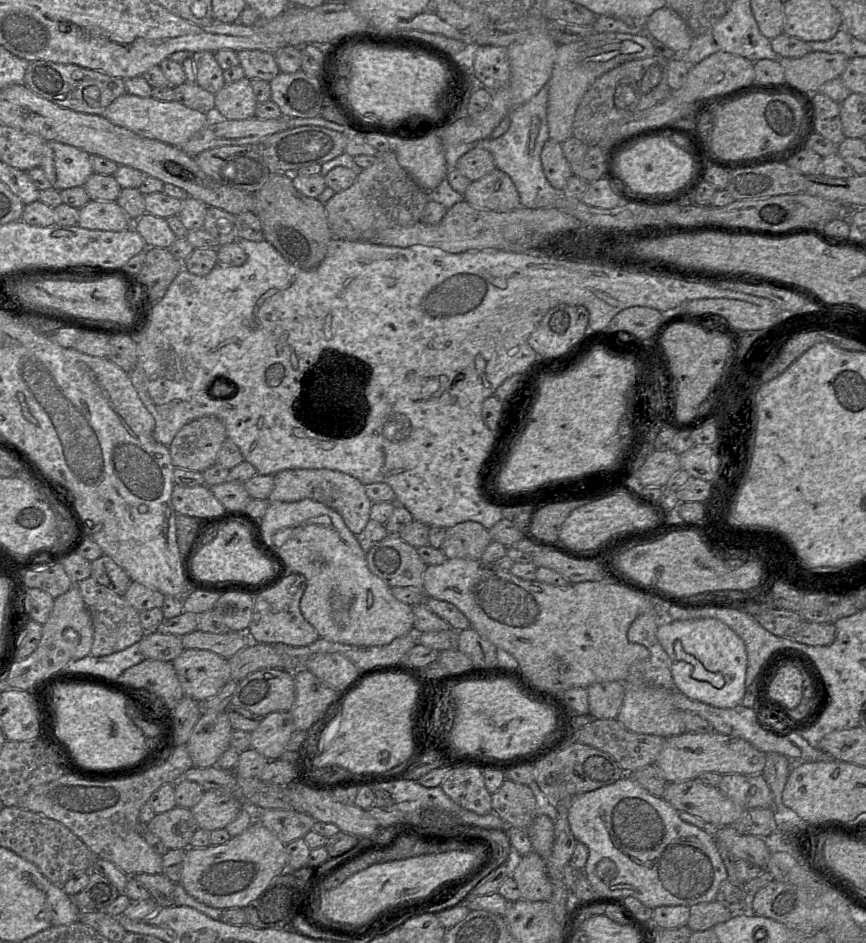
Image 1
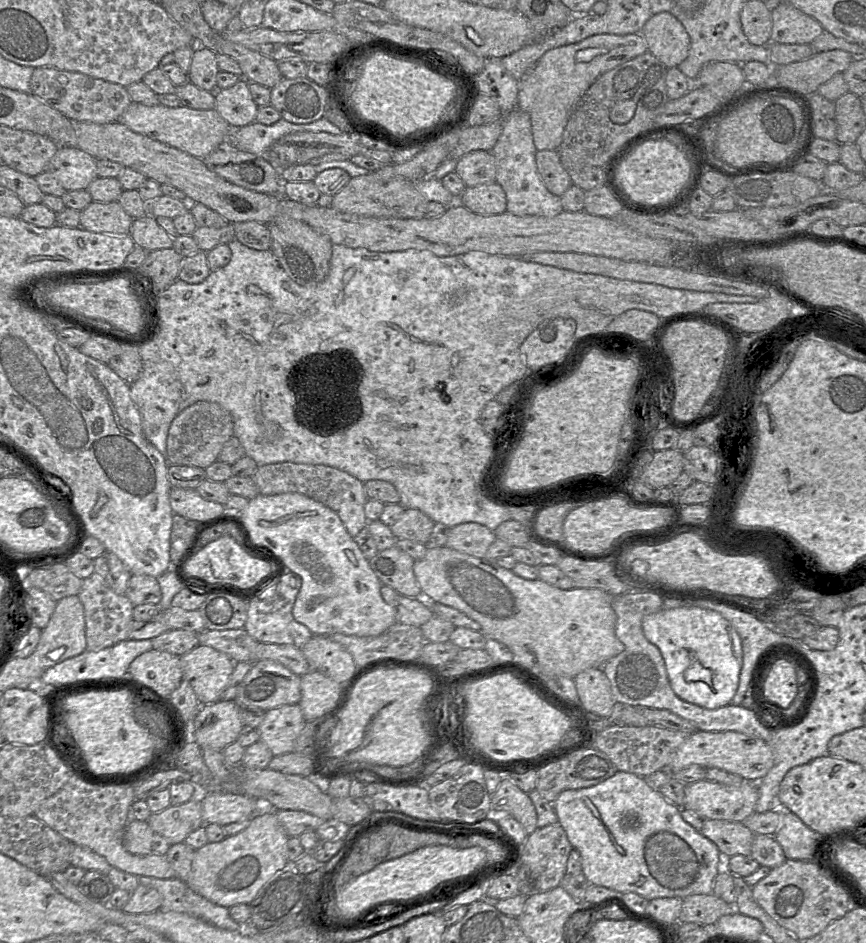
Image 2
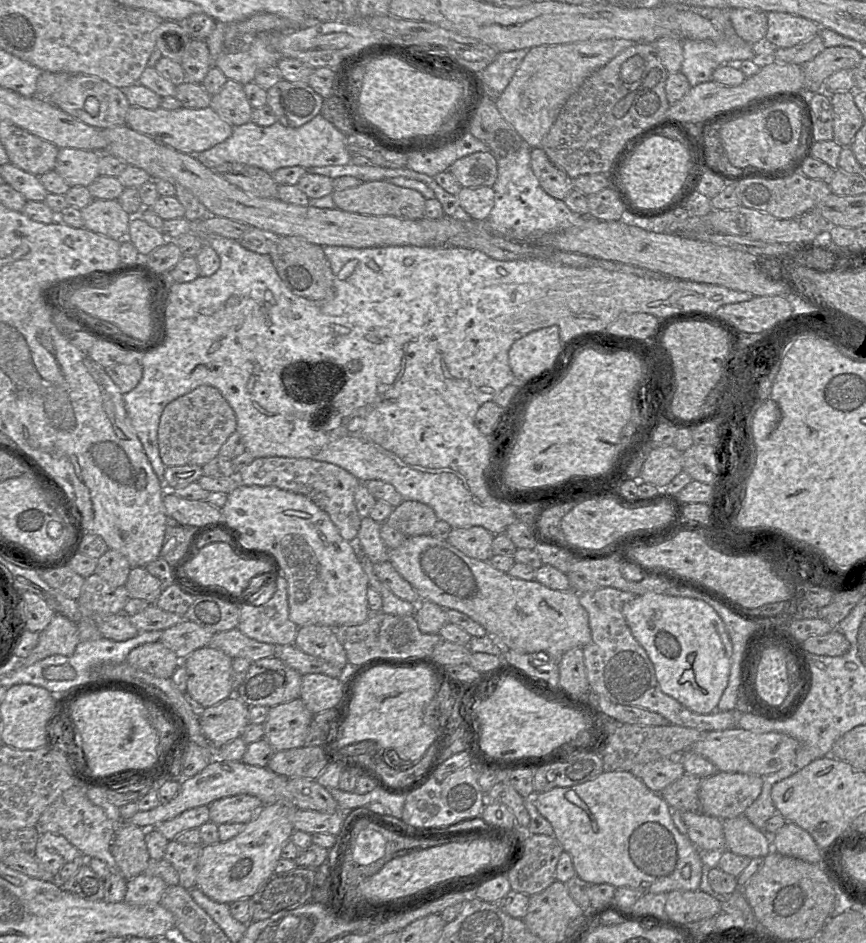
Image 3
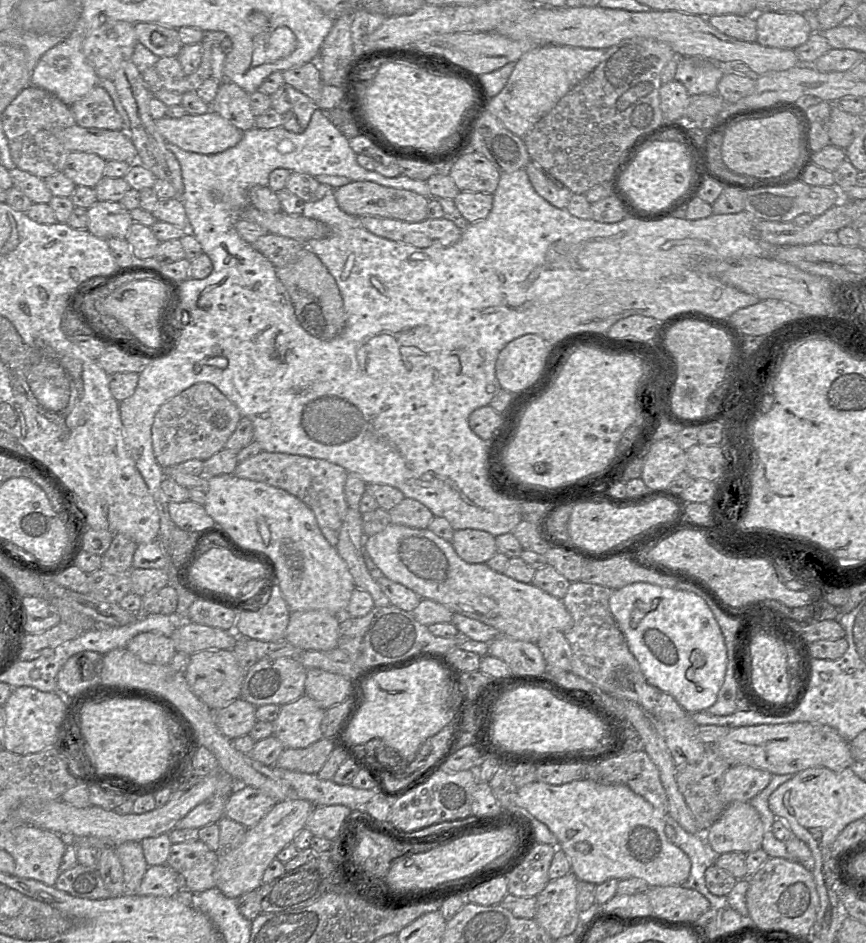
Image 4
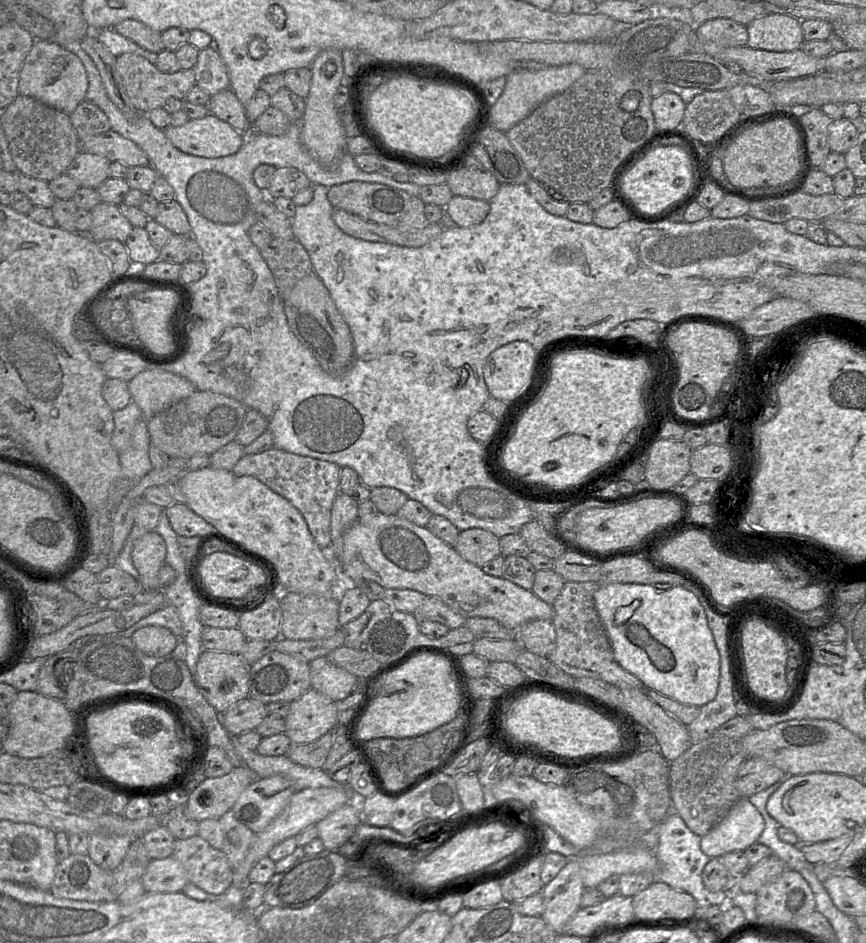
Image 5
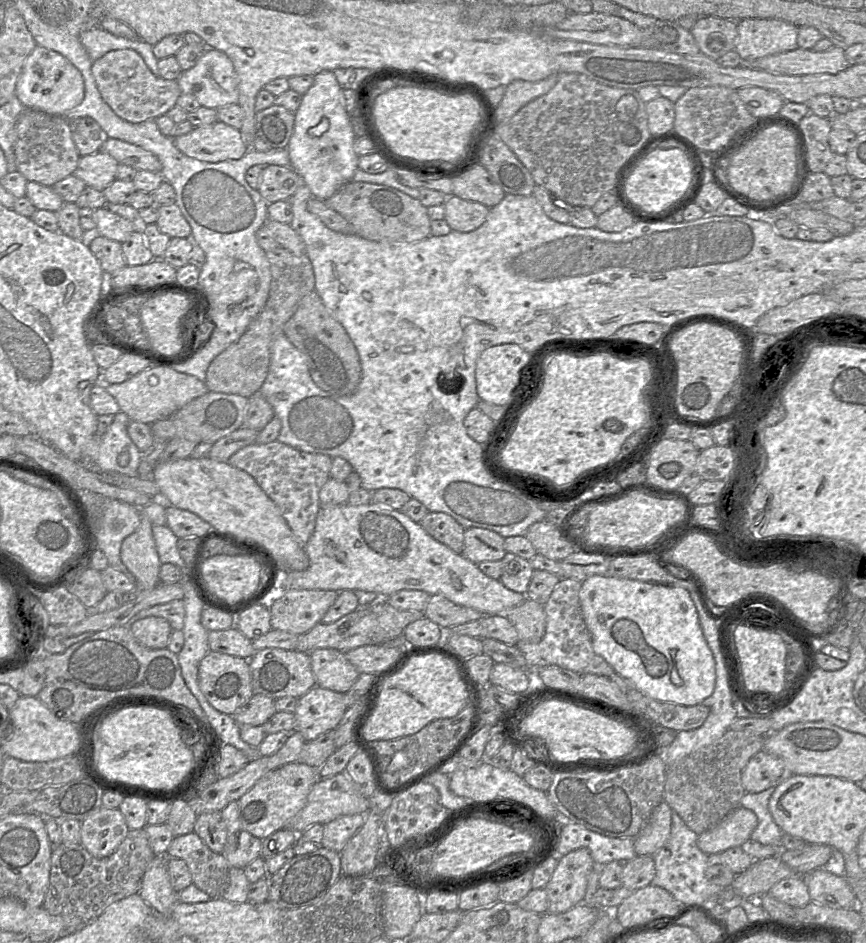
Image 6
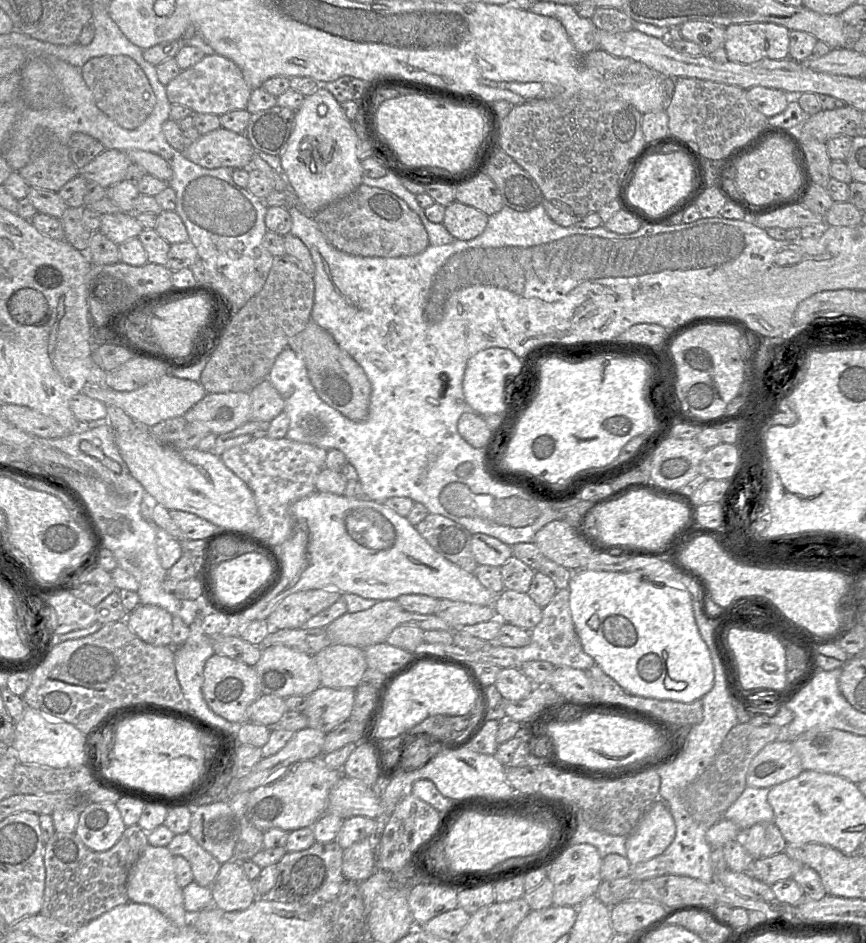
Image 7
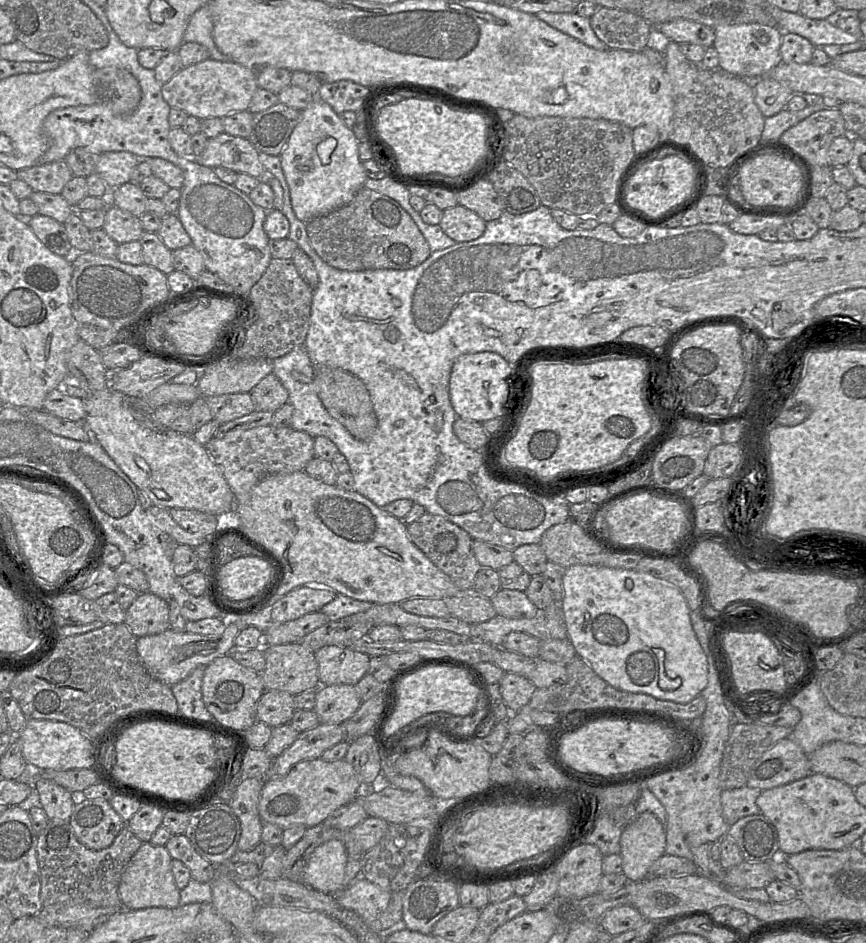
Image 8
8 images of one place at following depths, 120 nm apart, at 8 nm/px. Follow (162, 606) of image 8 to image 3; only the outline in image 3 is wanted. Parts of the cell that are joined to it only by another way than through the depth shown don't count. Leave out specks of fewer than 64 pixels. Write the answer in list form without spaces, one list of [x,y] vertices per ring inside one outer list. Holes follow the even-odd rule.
[[[157,641],[132,649],[126,662],[155,677],[170,679],[181,660],[161,641]]]

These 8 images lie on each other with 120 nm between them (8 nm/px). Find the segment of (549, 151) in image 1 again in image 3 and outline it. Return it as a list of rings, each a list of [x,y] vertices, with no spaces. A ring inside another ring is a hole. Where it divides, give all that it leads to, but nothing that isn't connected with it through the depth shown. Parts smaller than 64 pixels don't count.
[[[532,148],[530,164],[542,189],[551,197],[564,200],[573,189],[573,181],[556,167],[541,148]]]

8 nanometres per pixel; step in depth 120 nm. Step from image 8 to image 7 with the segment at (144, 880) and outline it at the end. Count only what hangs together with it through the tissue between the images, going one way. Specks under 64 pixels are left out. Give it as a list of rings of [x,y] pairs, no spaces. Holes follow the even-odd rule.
[[[148,844],[128,873],[126,891],[129,901],[153,906],[181,927],[191,923],[191,915],[184,908],[183,888],[177,883],[174,857],[167,846]]]

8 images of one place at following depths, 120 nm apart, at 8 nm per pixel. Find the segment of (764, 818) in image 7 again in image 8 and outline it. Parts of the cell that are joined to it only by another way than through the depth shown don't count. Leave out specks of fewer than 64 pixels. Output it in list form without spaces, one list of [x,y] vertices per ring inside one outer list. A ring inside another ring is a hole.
[[[748,786],[723,790],[721,804],[724,820],[731,826],[743,817],[760,814],[756,799],[761,793],[761,789]]]

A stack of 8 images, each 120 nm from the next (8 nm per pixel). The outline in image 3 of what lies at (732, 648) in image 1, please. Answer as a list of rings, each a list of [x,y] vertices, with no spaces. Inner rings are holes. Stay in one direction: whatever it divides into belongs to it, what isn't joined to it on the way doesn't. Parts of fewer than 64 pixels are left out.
[[[645,593],[627,602],[623,615],[651,660],[661,690],[695,713],[715,711],[728,685],[732,657],[732,643],[717,612],[698,598]]]

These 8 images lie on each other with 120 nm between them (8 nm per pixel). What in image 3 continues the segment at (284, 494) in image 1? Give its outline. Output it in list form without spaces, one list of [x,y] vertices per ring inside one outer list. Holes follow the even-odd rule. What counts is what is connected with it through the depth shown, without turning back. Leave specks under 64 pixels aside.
[[[260,457],[255,458],[248,466],[241,469],[237,474],[237,478],[241,484],[246,486],[275,486],[307,497],[329,515],[344,540],[356,542],[362,518],[357,512],[354,495],[357,487],[362,482],[340,466],[309,458]]]

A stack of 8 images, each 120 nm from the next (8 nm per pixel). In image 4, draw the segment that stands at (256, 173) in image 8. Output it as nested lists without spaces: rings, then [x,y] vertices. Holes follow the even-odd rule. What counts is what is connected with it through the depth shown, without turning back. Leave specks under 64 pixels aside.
[[[211,109],[203,115],[185,114],[181,118],[165,116],[155,120],[154,124],[156,131],[167,143],[174,144],[185,151],[207,155],[234,147],[241,141],[244,133]]]

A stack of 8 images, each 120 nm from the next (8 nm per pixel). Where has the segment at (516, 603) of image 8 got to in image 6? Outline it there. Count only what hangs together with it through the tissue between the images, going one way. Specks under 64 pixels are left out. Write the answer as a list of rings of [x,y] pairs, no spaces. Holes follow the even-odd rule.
[[[526,598],[505,614],[517,630],[521,642],[539,642],[543,638],[546,631],[544,606]]]

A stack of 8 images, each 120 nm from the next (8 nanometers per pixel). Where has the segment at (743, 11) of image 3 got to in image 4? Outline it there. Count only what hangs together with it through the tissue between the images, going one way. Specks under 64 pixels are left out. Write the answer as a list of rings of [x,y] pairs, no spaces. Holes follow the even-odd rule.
[[[720,15],[706,18],[709,24],[726,36],[739,41],[756,42],[757,30],[754,15]]]

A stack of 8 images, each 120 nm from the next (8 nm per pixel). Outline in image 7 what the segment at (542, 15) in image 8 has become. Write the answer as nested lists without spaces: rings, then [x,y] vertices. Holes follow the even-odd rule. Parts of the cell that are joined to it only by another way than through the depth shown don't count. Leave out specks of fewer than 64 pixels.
[[[534,1],[529,10],[539,15],[558,19],[580,55],[585,55],[599,48],[595,40],[597,27],[591,18],[580,16],[574,5],[551,1]]]

